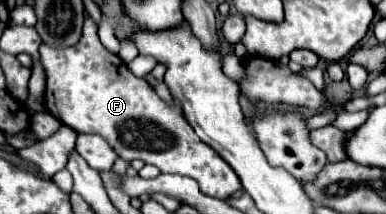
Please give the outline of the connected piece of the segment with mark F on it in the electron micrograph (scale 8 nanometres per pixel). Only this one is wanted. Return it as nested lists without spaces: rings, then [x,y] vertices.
[[[86,17],[82,37],[72,47],[52,47],[52,45],[40,45],[42,65],[46,69],[46,91],[44,91],[44,105],[48,113],[52,113],[60,123],[72,127],[78,133],[100,133],[116,153],[126,159],[142,159],[144,163],[156,165],[162,173],[180,173],[188,175],[198,181],[200,191],[204,195],[212,197],[228,197],[236,193],[242,185],[234,169],[204,141],[200,141],[194,133],[194,129],[188,125],[188,121],[182,115],[180,103],[174,99],[172,105],[162,101],[156,91],[144,81],[132,75],[132,71],[120,61],[118,55],[112,55],[106,51],[98,39],[98,25],[92,21],[92,17]]]

